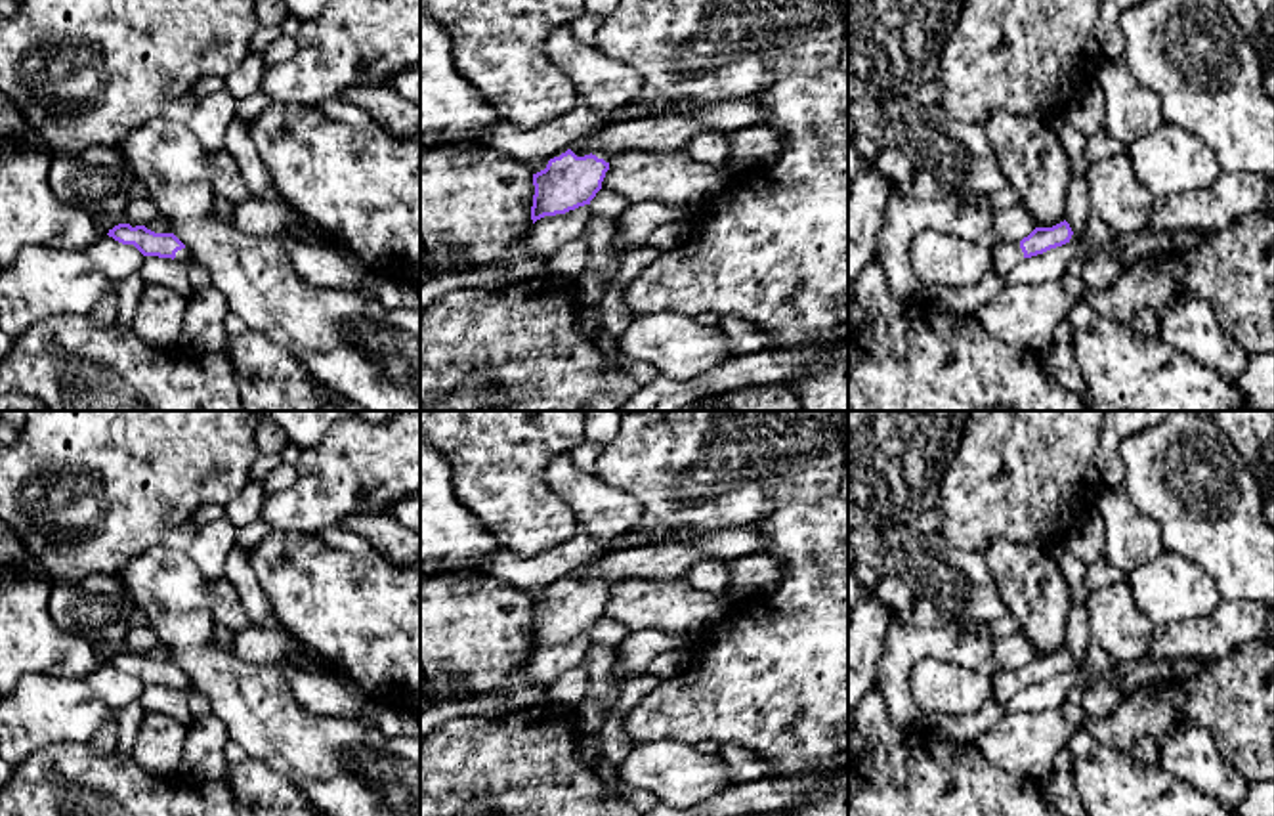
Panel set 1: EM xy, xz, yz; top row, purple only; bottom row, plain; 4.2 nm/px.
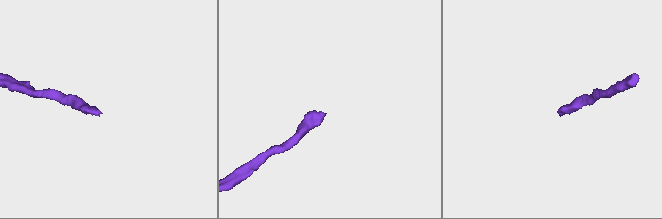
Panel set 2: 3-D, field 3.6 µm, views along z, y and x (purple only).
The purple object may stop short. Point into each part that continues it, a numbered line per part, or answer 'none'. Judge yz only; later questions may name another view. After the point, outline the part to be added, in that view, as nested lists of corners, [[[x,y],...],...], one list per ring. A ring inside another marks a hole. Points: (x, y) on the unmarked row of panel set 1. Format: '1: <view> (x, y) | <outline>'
1: yz (1005, 685) | [[[997,671],[991,676],[991,699],[1005,705],[1016,692],[1024,688],[1020,671]]]

